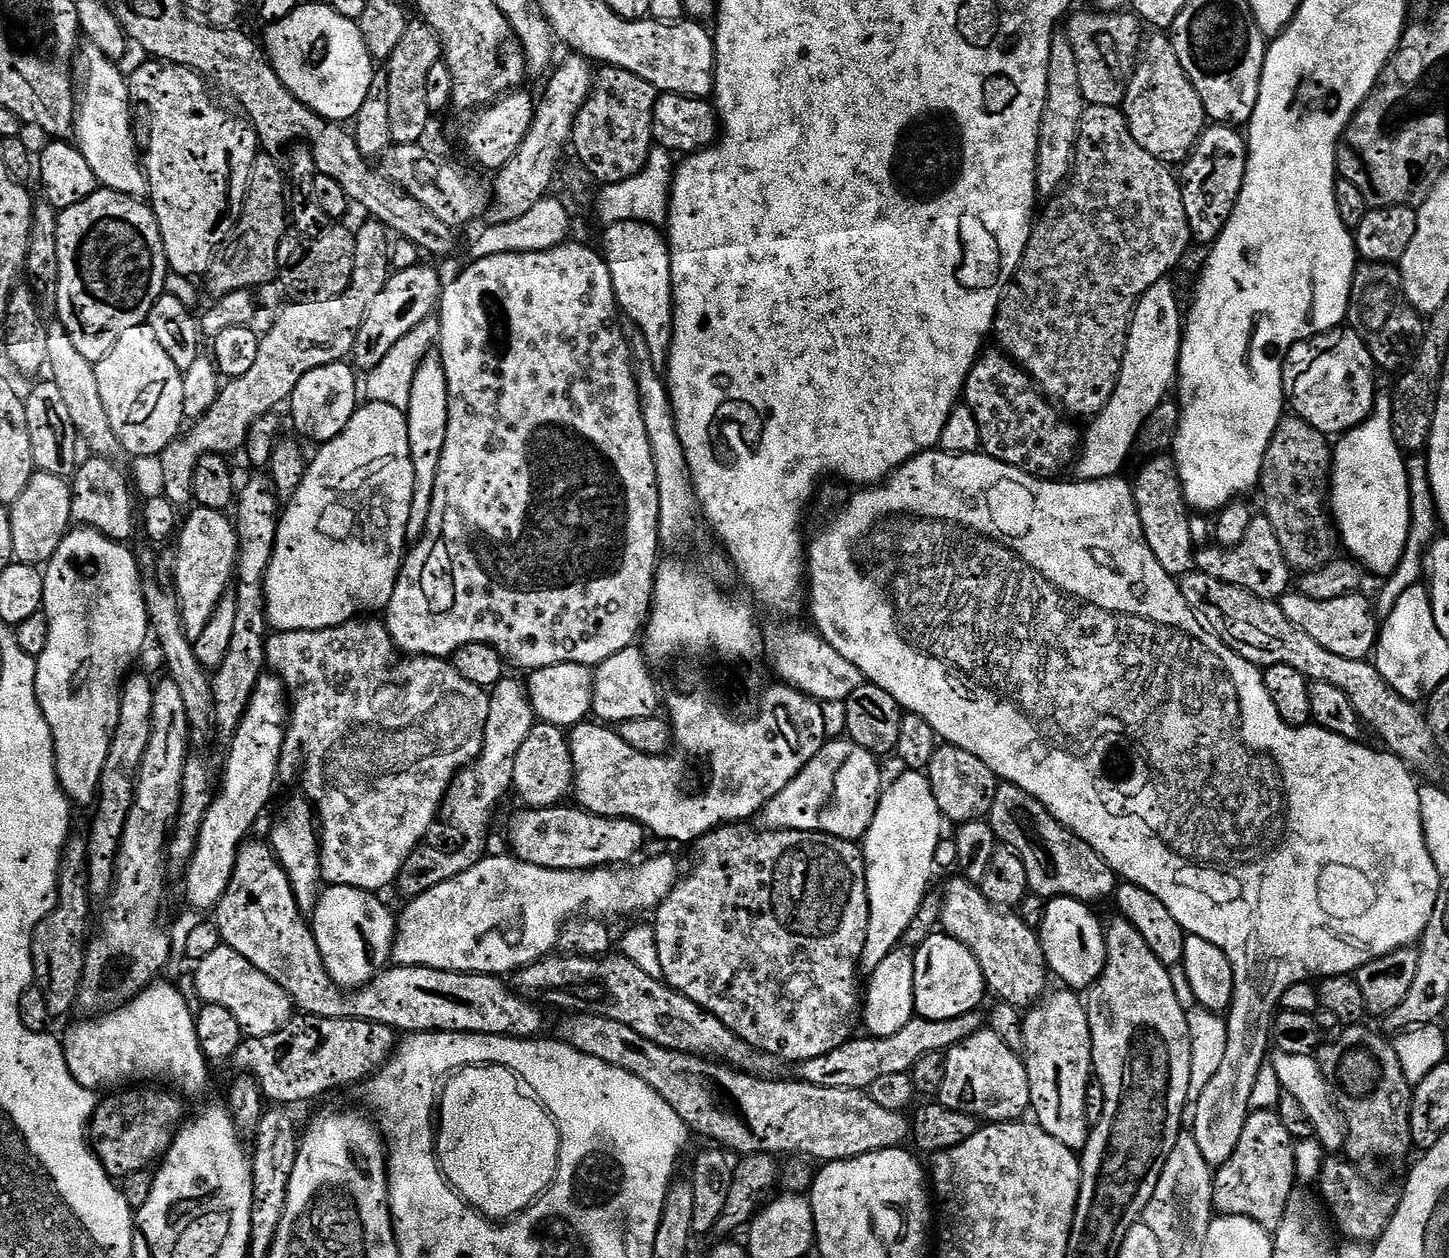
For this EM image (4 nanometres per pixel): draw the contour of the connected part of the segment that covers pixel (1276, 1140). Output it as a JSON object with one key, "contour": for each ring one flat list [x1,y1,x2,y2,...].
{"contour":[[1249,1111,1243,1117,1244,1140,1240,1140,1240,1148,1236,1148,1232,1164,1228,1164,1228,1168,1215,1169,1215,1180,1210,1185,1217,1213,1244,1215,1267,1226,1279,1224,1284,1204,1294,1187,1296,1168,1294,1137,1280,1121,1278,1112]]}

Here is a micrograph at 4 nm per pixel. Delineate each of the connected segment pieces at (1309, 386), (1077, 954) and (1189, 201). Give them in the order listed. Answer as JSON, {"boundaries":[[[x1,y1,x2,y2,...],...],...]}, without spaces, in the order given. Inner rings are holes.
{"boundaries":[[[1322,338,1320,354,1318,354,1318,346,1308,350,1308,339,1306,339,1306,346,1304,346,1304,340,1299,340,1286,353,1284,374,1298,374,1296,384,1294,384,1294,398,1296,400,1290,405,1298,406,1295,415,1301,416,1303,420,1310,418,1310,424,1325,434,1333,434,1332,432,1344,434,1348,429,1364,423,1372,415,1378,391,1378,385,1376,385,1378,372,1375,367,1366,368,1366,378,1360,378,1356,390,1348,390,1350,396,1346,394,1346,390,1340,390,1338,384,1334,384,1334,388,1338,388,1338,390,1328,390,1328,392,1322,390,1326,386,1322,354,1330,354,1330,350,1326,352,1326,348,1334,348,1334,346,1336,346,1336,342],[1300,372,1304,372,1304,374,1300,374]],[[1054,896,1047,901,1044,917,1040,920,1038,935,1040,948,1044,952,1044,962,1049,973,1060,979,1061,985,1073,990,1087,989,1097,980,1104,969,1106,944,1105,925,1084,905,1083,899,1075,896]],[[1209,123,1201,131,1190,155,1188,165,1182,175,1184,209,1188,225,1195,243,1211,245,1220,236,1232,208,1236,205,1236,196,1244,181,1244,163,1247,160,1247,145,1231,124]]]}

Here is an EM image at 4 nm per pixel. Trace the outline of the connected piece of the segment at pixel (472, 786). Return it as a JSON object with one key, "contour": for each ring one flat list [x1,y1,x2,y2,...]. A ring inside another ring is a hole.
{"contour":[[501,678,492,685,488,707,482,716,480,755,453,776,452,783,444,794,442,812,445,817,448,815,448,824,456,831,456,841,449,846,448,852,444,848,428,848,423,856,420,850,413,851,402,864,406,887,420,890,433,881,456,876,485,855,484,847,488,844,488,823,492,820,492,811,495,810,496,803,503,798,504,791,509,791,516,751,518,746,522,746,526,734,537,720,532,703,528,700,527,687,521,681,519,684,516,680],[423,868,429,873,420,872]]}

